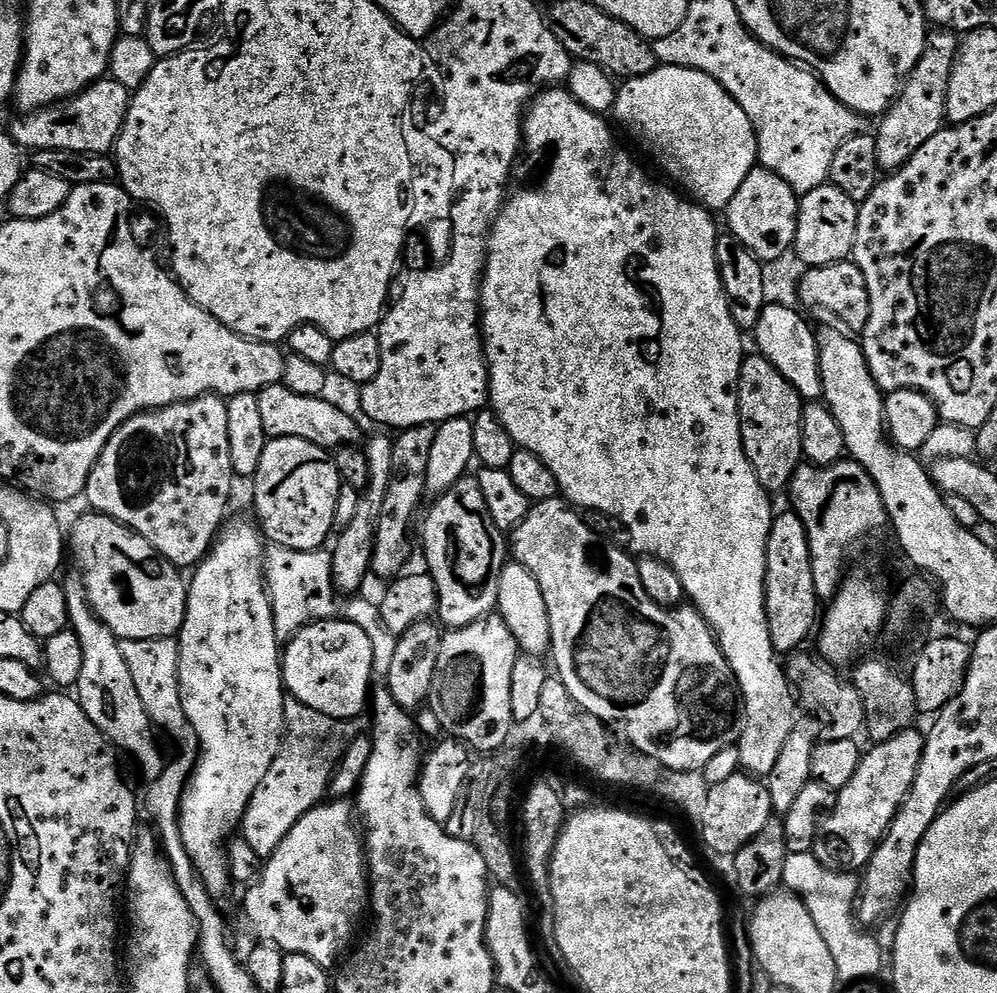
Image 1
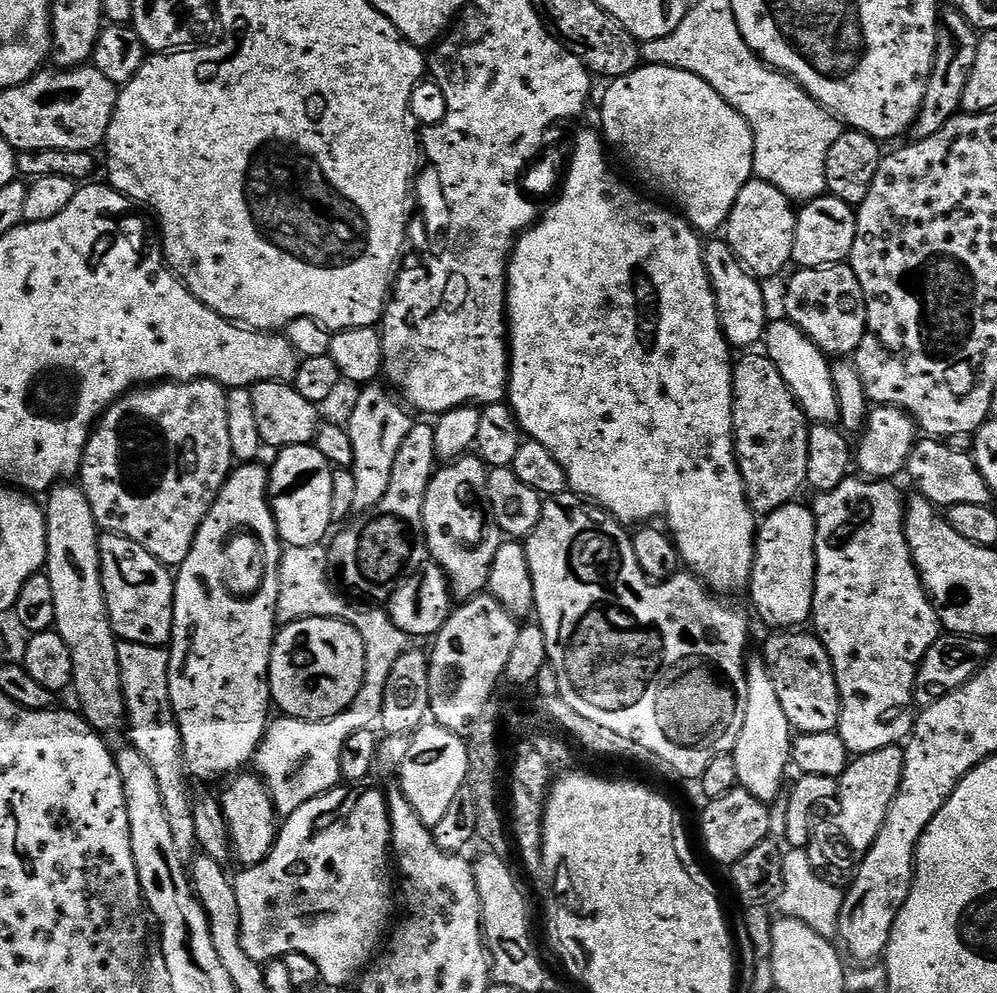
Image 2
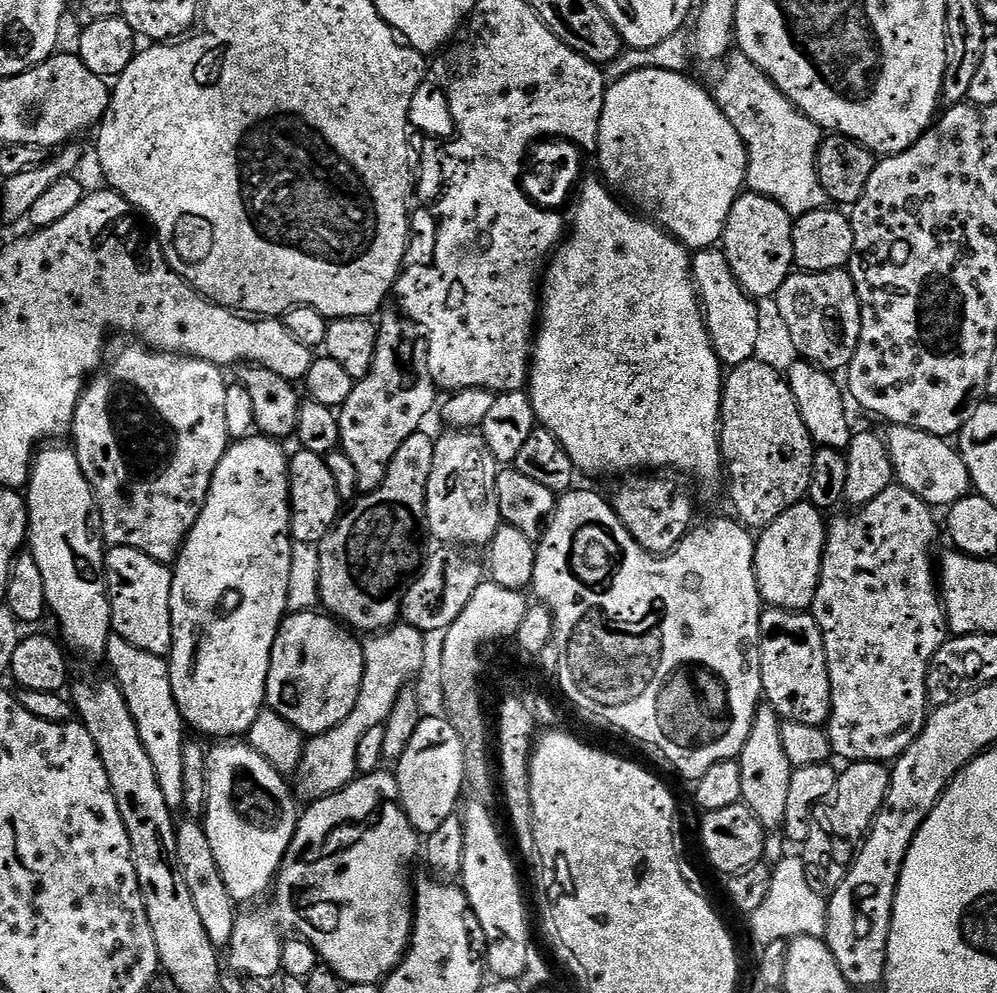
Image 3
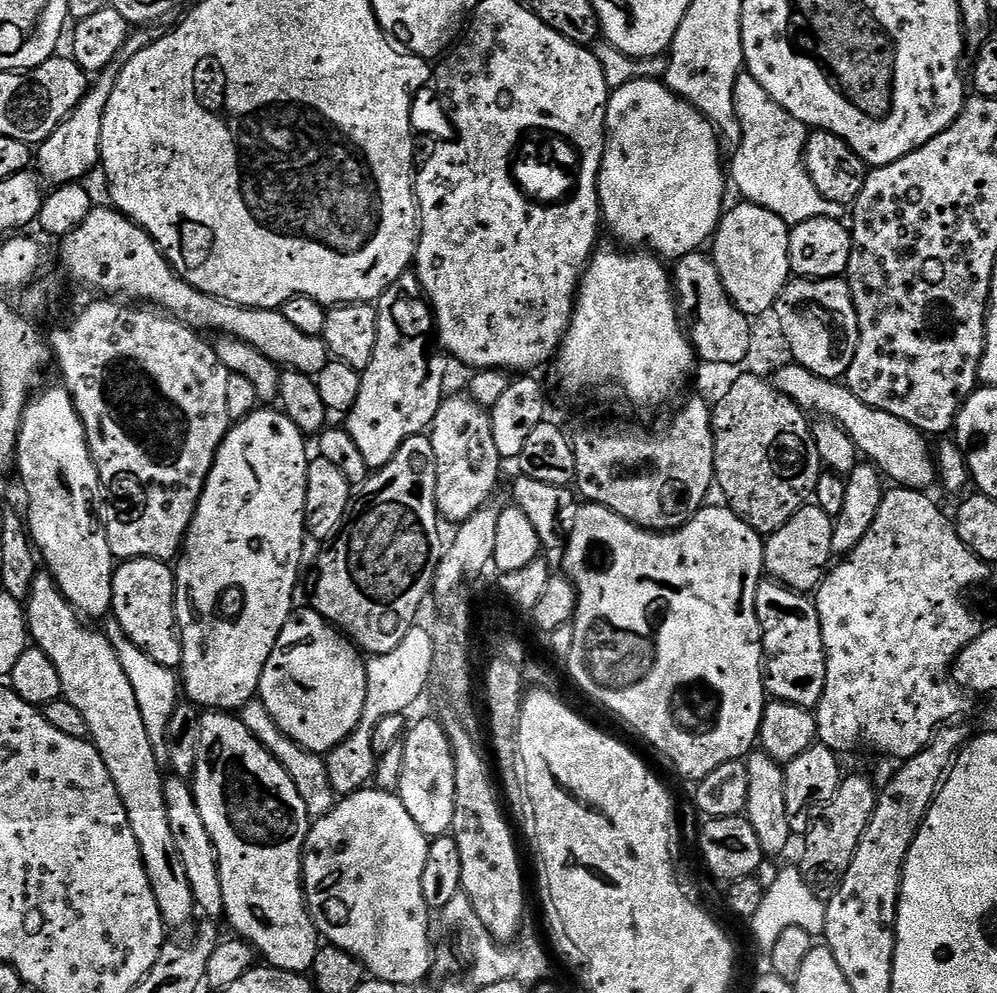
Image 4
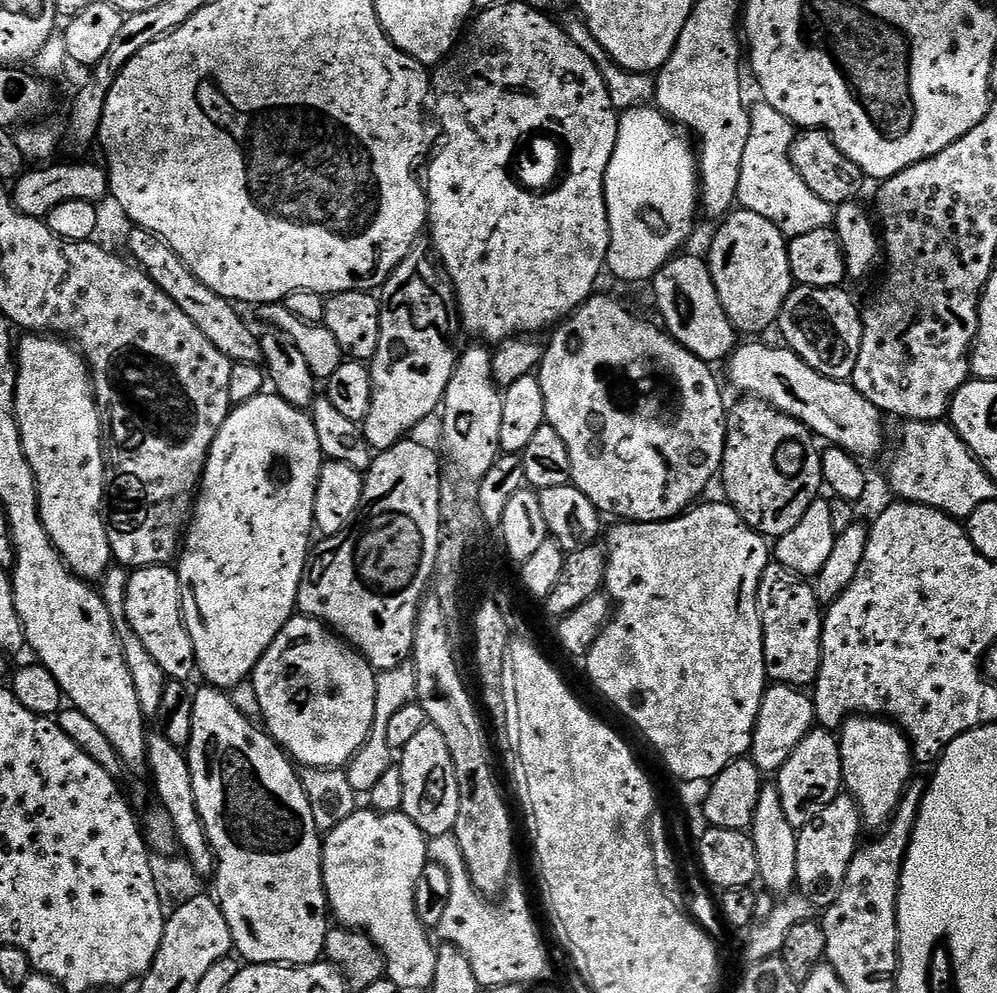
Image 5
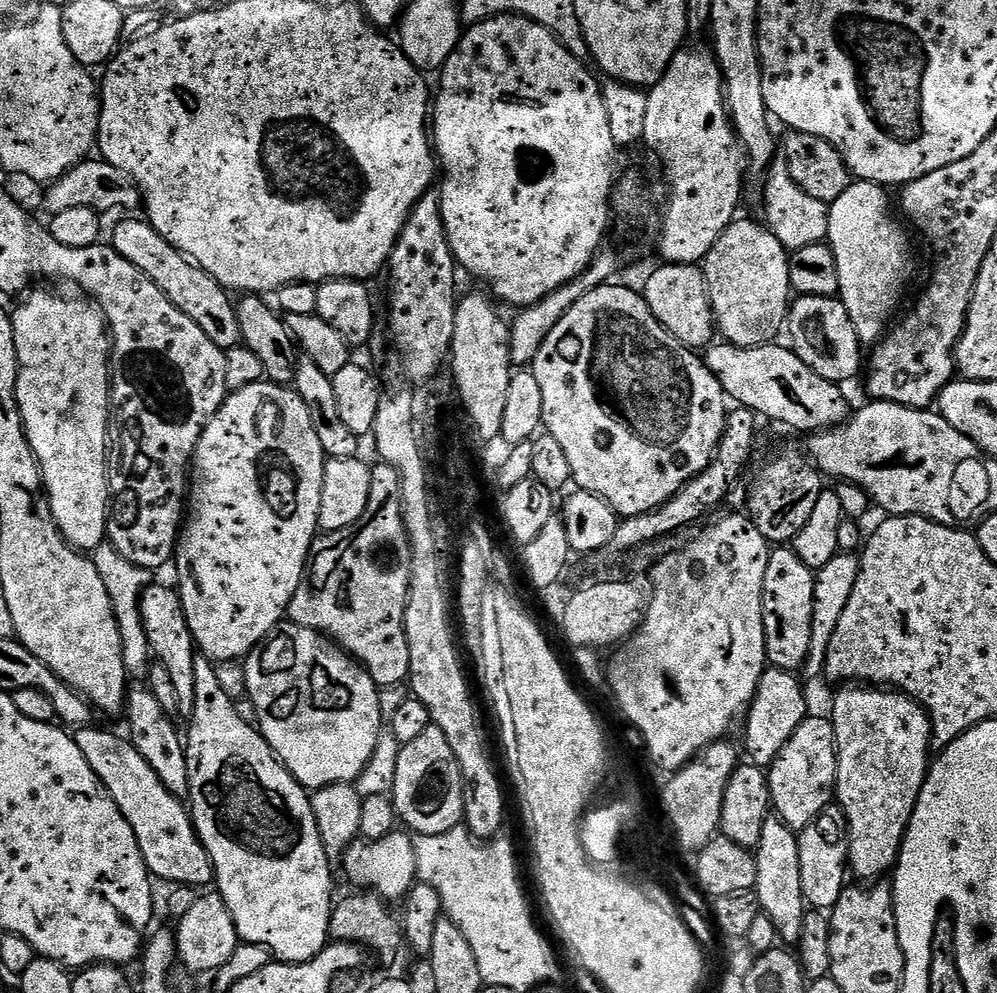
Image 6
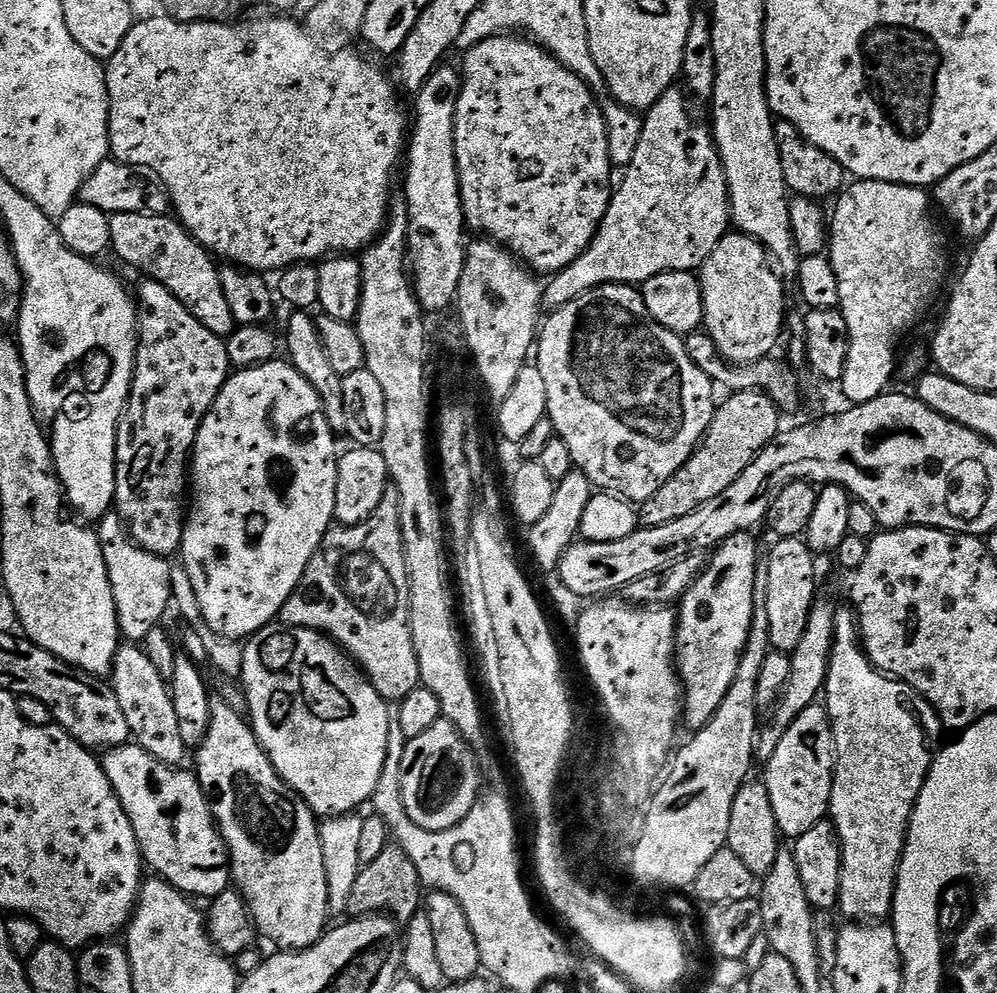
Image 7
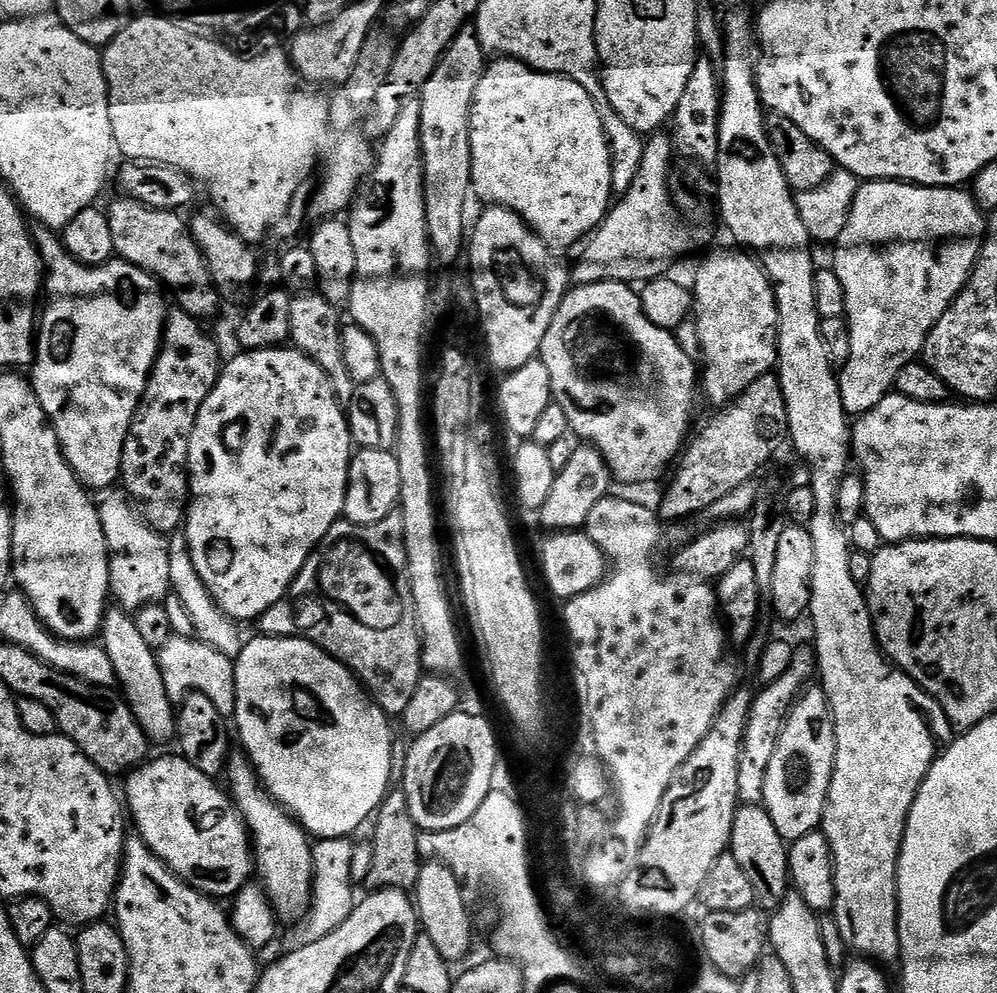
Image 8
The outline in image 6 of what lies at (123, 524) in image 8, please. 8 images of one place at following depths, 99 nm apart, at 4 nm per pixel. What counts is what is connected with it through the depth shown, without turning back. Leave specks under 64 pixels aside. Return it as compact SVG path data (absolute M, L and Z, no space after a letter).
M110 542L99 544L90 558L94 566L98 566L98 574L102 574L102 582L106 582L106 594L110 594L114 618L118 622L118 634L122 634L122 658L128 675L132 678L147 677L153 654L146 634L146 626L142 620L140 599L148 589L148 585L153 583L153 573L124 558Z

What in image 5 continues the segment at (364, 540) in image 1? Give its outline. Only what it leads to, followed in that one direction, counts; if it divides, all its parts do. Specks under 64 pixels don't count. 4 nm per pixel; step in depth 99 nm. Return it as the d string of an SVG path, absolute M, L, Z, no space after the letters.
M413 250L403 262L388 275L388 281L384 283L383 288L379 289L380 298L380 317L382 318L382 326L378 330L378 350L374 354L374 358L370 361L370 371L372 374L372 397L370 398L370 410L366 414L366 418L362 421L364 429L364 437L368 439L368 445L376 452L384 452L390 446L394 446L399 440L405 439L409 435L411 428L416 428L423 422L427 416L437 415L438 409L444 403L444 395L448 389L448 383L452 377L452 372L456 369L456 361L458 359L457 349L452 349L452 324L448 321L447 304L451 305L454 300L452 291L452 281L448 279L443 267L438 263L435 255Z

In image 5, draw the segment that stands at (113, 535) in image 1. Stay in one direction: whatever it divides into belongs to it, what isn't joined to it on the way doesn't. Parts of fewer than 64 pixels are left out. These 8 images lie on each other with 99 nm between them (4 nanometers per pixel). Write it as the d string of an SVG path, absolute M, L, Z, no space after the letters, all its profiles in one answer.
M155 564L149 568L135 569L128 577L126 586L126 618L130 622L130 630L138 634L142 646L146 646L150 658L162 666L169 681L188 682L197 671L194 642L190 642L190 634L184 625L184 611L182 610L182 590L180 589L180 574L175 567Z

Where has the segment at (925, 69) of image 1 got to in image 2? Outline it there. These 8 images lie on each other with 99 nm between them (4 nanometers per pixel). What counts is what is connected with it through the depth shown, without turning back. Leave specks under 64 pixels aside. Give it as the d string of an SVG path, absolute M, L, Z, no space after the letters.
M944 10L940 12L938 34L936 35L936 57L930 70L930 78L926 82L926 94L922 98L922 106L912 123L910 136L913 141L930 138L930 134L938 134L952 116L961 111L962 94L966 90L966 82L970 78L970 70L974 70L974 58L978 54L980 36L972 23L961 12Z

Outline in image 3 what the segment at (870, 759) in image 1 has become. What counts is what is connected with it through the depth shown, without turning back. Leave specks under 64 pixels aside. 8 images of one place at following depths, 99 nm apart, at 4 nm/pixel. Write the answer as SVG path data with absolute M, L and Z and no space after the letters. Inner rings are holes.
M858 760L847 765L845 772L839 773L832 804L832 836L817 835L816 852L824 856L832 848L832 860L836 864L851 865L854 853L868 835L876 815L884 804L888 793L889 769L883 763L874 760ZM836 800L836 801L835 801Z

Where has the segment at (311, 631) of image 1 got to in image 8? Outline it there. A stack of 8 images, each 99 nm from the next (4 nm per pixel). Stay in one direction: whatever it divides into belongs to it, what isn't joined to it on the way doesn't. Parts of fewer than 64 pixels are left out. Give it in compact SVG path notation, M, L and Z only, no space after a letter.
M256 634L252 641L241 647L240 655L235 657L236 665L236 715L234 728L238 733L238 740L244 743L243 751L247 759L256 770L263 785L268 790L269 796L277 804L283 806L298 821L301 828L308 833L309 837L329 840L330 838L355 837L355 832L364 823L375 817L380 803L390 791L388 783L394 779L392 771L392 728L390 717L387 712L378 707L371 695L362 687L357 675L352 669L347 668L341 660L335 660L324 648L318 647L312 640L304 640L300 636L266 636Z

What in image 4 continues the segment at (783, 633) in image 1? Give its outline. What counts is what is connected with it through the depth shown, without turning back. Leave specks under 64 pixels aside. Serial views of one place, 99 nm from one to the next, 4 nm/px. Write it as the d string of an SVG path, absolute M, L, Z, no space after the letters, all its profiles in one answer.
M809 502L798 509L777 532L771 533L764 541L764 571L771 579L785 584L794 592L815 593L820 587L834 560L832 550L833 517Z

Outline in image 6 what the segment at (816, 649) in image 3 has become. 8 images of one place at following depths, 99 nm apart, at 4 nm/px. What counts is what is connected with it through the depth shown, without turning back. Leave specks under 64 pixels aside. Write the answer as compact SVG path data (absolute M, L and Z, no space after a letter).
M776 546L769 551L766 578L762 586L762 618L764 619L764 654L767 663L787 672L803 669L810 654L810 630L814 626L814 586L816 572L802 558L798 558L795 547Z

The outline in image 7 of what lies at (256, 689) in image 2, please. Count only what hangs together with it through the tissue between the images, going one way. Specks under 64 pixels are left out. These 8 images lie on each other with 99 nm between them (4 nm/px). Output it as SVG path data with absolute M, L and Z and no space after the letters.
M287 359L269 360L256 368L241 368L233 371L222 386L214 406L206 414L202 426L196 435L196 444L190 457L190 503L186 508L184 533L180 543L179 559L182 558L184 573L190 578L190 586L194 590L194 604L200 610L207 626L226 639L239 642L247 641L249 636L269 627L280 615L282 606L294 594L310 558L318 550L322 538L328 529L333 527L333 504L336 493L336 440L334 429L328 424L320 396L306 382L298 370L293 368Z

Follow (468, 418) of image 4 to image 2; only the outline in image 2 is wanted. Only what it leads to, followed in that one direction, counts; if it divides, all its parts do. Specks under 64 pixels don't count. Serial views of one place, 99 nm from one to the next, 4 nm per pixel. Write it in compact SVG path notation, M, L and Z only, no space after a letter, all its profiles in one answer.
M479 455L462 456L445 463L426 490L424 536L428 540L428 554L444 571L451 595L460 602L471 600L487 589L494 554L498 554L502 543L500 527L486 498L488 470Z

